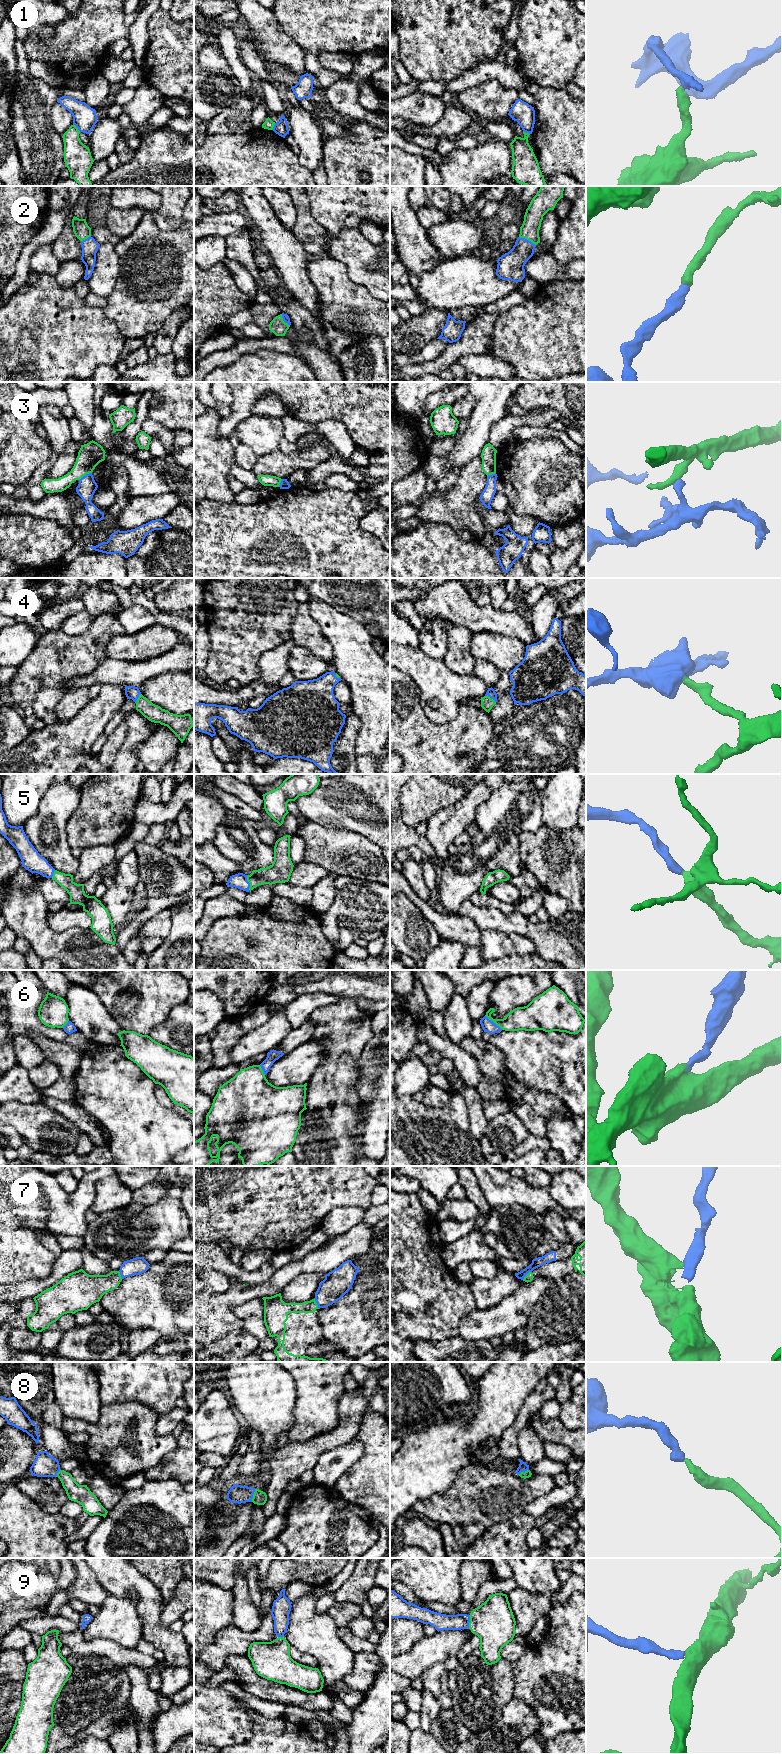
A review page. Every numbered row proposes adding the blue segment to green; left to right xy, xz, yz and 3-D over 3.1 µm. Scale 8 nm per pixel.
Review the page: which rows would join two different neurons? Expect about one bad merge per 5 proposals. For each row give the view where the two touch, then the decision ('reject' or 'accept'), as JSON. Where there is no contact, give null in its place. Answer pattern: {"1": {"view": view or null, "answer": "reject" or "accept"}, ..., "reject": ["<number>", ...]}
{"1": {"view": "xy", "answer": "reject"}, "2": {"view": "yz", "answer": "accept"}, "3": {"view": "xy", "answer": "reject"}, "4": {"view": "yz", "answer": "accept"}, "5": {"view": "xz", "answer": "accept"}, "6": {"view": "yz", "answer": "reject"}, "7": {"view": "xz", "answer": "reject"}, "8": {"view": "xz", "answer": "accept"}, "9": {"view": "yz", "answer": "accept"}, "reject": ["1", "3", "6", "7"]}

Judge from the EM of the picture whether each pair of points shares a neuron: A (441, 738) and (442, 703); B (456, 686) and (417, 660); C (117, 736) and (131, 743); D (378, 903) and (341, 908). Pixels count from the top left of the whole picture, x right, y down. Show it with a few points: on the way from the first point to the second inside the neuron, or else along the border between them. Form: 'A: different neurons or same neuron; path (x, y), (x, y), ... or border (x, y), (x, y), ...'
A: different neurons; border (459, 708), (443, 723), (433, 723), (422, 709)
B: same neuron; path (446, 686), (443, 686), (427, 670)
C: different neurons; border (122, 721), (126, 725), (126, 737), (113, 761)
D: same neuron; path (369, 903), (350, 903)

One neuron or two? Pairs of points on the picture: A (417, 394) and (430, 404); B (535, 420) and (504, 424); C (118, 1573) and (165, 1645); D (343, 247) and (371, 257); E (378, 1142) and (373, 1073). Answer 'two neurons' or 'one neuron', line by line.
A: two neurons
B: one neuron
C: one neuron
D: one neuron
E: one neuron

